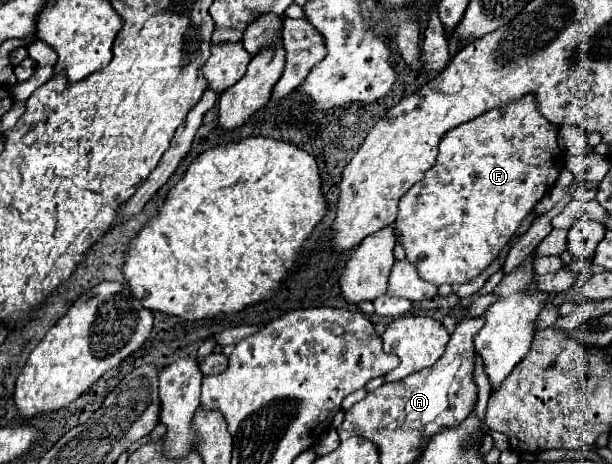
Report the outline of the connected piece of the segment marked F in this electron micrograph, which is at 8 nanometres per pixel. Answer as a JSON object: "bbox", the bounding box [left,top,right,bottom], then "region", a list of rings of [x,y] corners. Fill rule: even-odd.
{"bbox":[394,97,564,285],"region":[[[522,97],[478,115],[442,137],[436,165],[426,171],[422,181],[406,191],[394,223],[402,233],[406,259],[418,267],[422,279],[436,285],[464,283],[482,273],[498,257],[522,219],[552,189],[564,167],[556,135],[558,127],[538,113],[534,97]]]}

